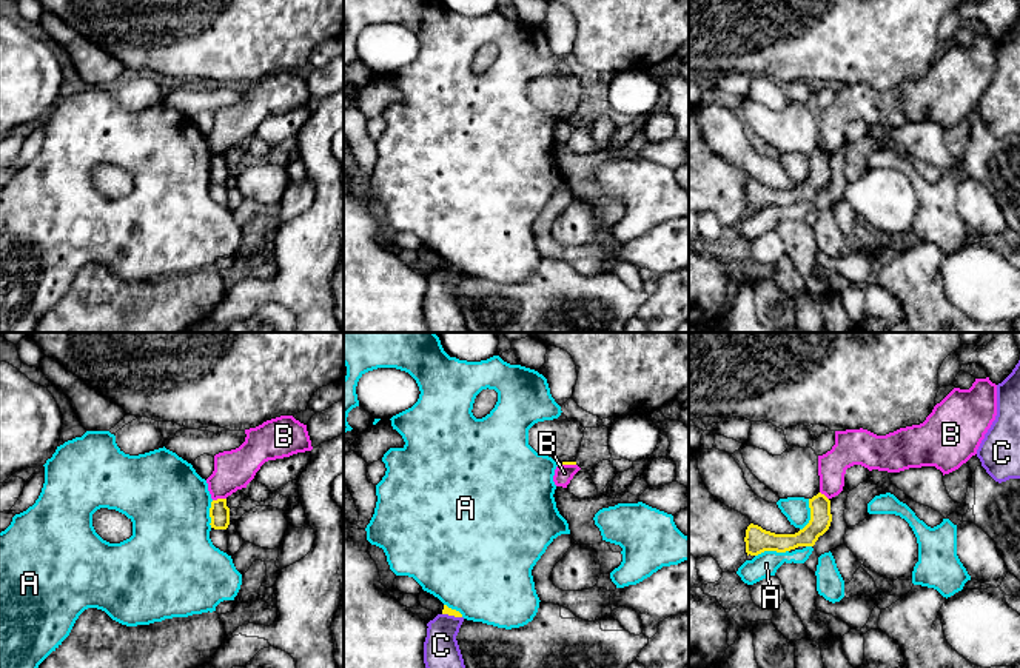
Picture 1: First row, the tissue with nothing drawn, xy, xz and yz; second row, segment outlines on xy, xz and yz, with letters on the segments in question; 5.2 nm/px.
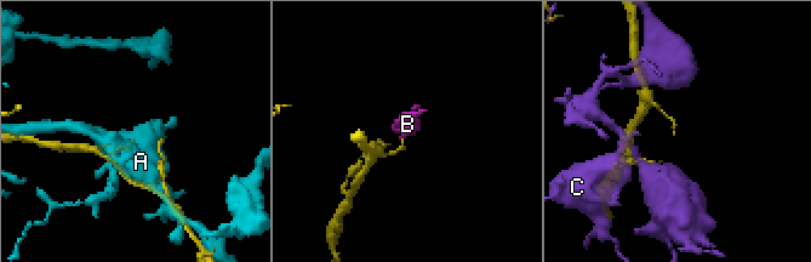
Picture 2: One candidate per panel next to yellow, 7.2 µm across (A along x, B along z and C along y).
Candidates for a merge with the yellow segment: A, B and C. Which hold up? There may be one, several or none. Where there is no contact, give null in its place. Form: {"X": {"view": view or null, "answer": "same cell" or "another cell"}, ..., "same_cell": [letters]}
{"A": {"view": "yz", "answer": "another cell"}, "B": {"view": "xy", "answer": "another cell"}, "C": {"view": "xz", "answer": "another cell"}, "same_cell": []}

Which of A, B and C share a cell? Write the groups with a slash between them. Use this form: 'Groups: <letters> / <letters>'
Groups: A / B / C

